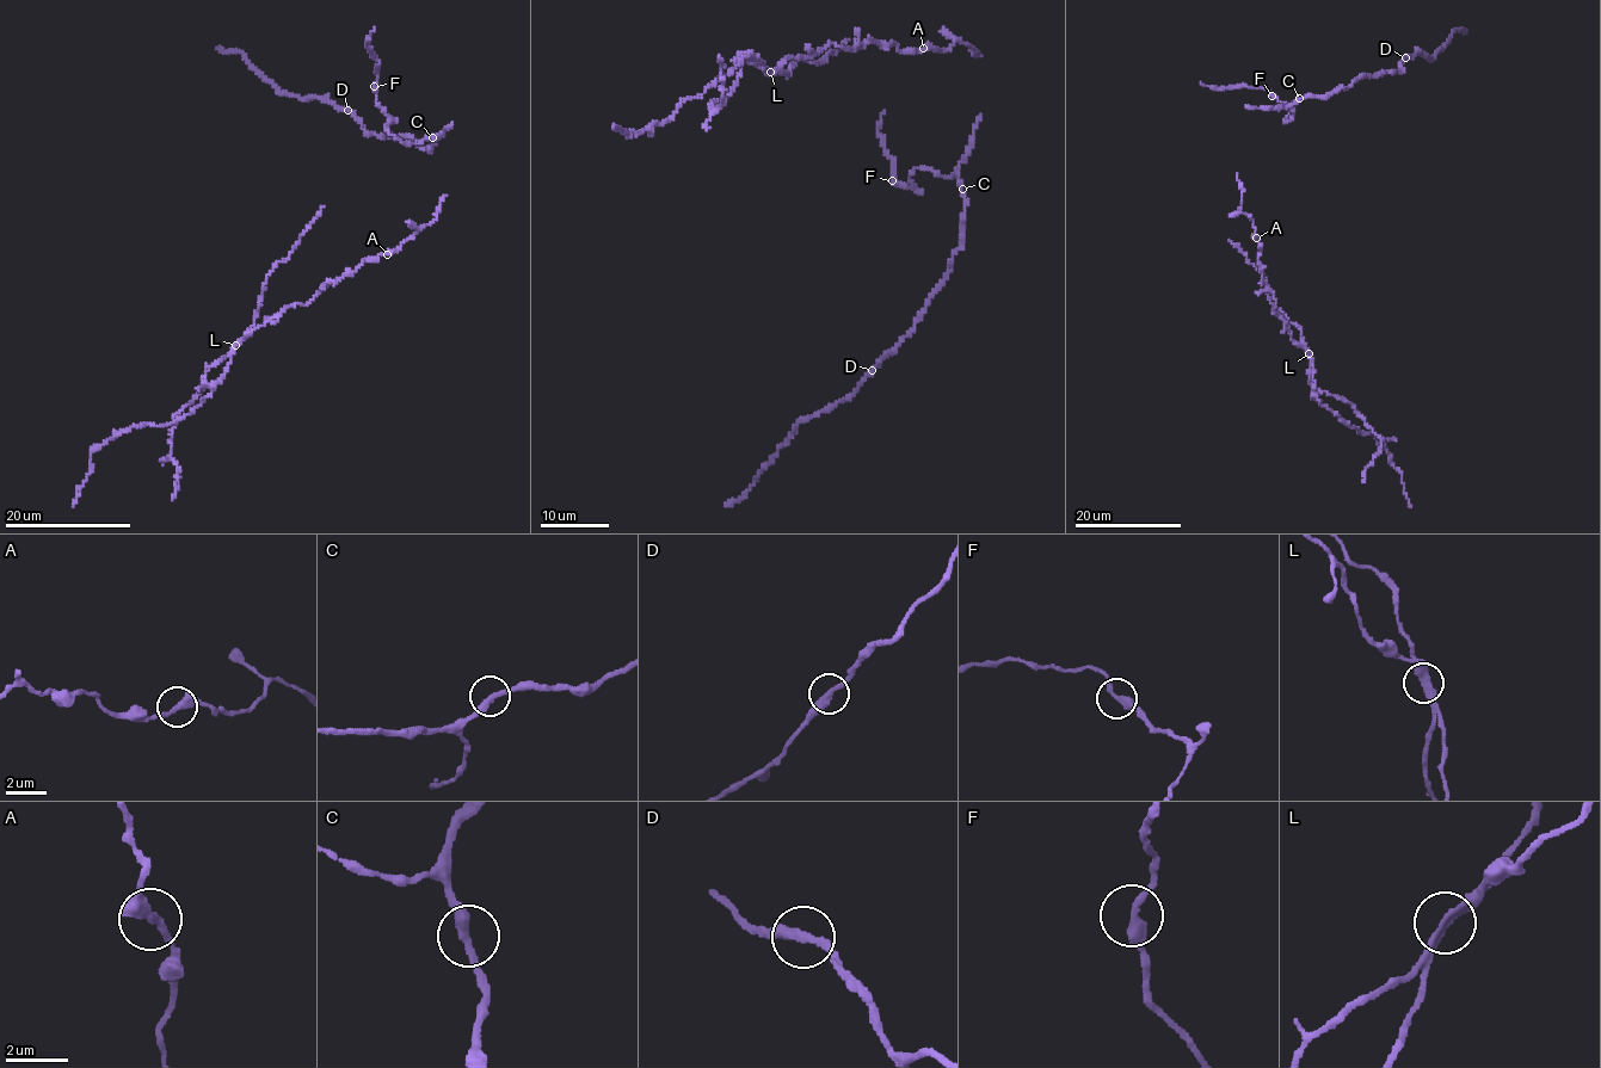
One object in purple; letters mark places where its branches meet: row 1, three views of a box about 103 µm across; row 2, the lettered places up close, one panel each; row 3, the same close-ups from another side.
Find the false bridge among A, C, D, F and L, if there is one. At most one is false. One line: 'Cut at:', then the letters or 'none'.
Cut at: L

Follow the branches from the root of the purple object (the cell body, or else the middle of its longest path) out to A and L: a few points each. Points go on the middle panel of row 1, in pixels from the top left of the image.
A: (983, 56), (958, 39), (947, 50), (923, 48)
L: (983, 56), (958, 39), (947, 50), (913, 51), (870, 42), (853, 49), (830, 44), (770, 73)

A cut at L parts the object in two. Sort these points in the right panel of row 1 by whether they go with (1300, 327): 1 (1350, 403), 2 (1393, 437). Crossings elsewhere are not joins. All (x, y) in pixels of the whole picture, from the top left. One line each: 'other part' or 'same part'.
1: same part
2: same part

